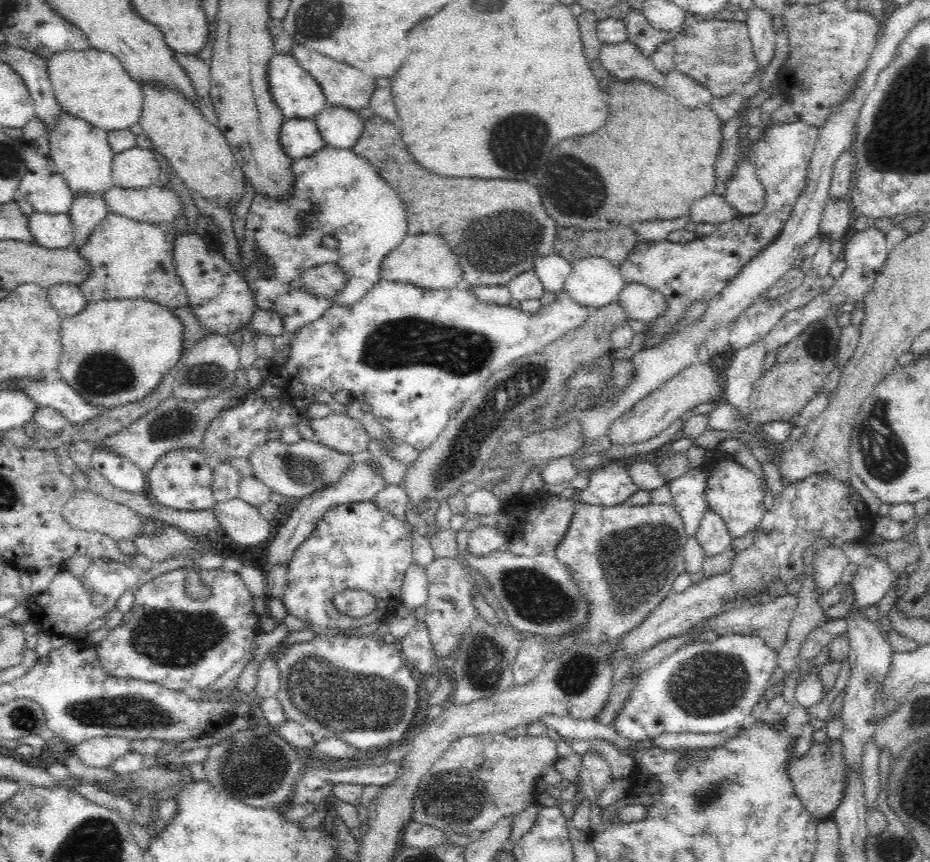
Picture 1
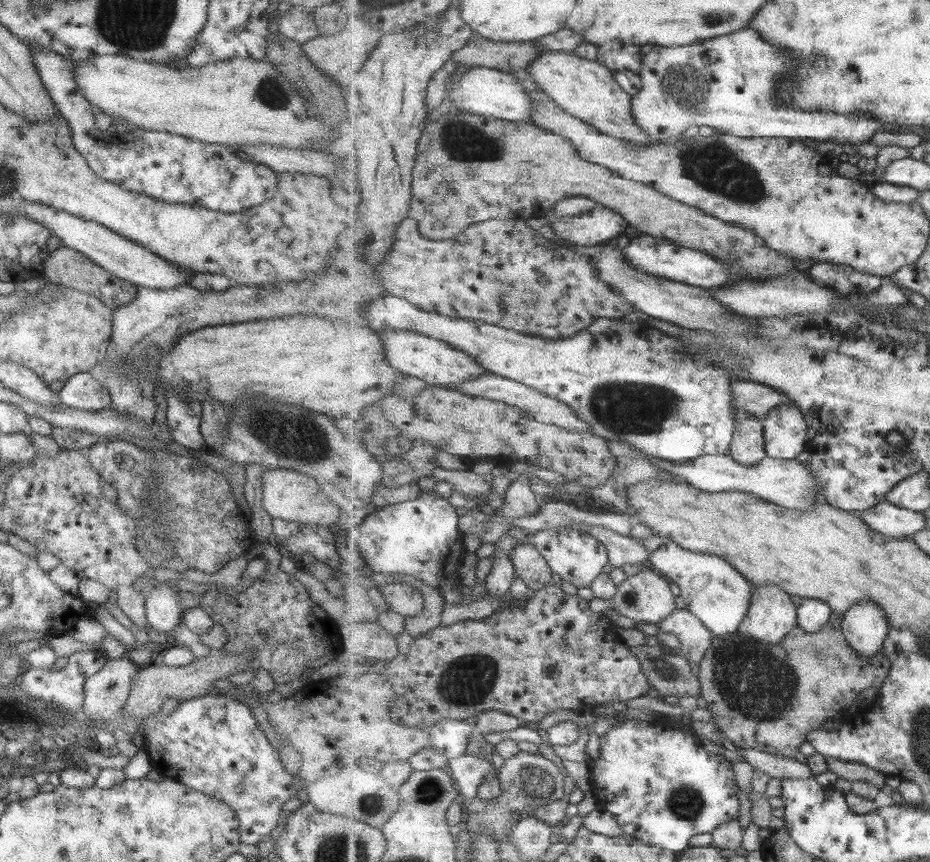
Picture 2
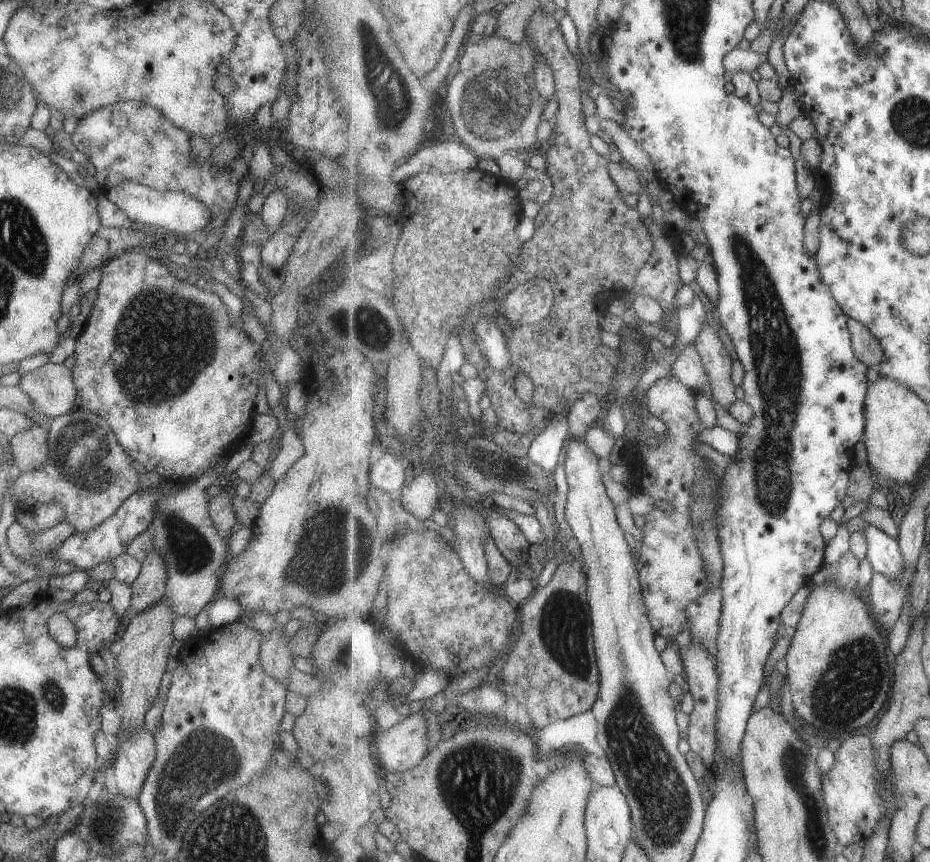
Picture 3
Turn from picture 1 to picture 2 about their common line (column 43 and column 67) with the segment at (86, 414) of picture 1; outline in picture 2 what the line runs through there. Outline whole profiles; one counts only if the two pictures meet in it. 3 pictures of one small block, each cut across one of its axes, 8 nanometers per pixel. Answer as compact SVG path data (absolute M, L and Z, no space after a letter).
M88 372L69 376L58 392L59 402L79 410L99 410L111 406L111 396Z

